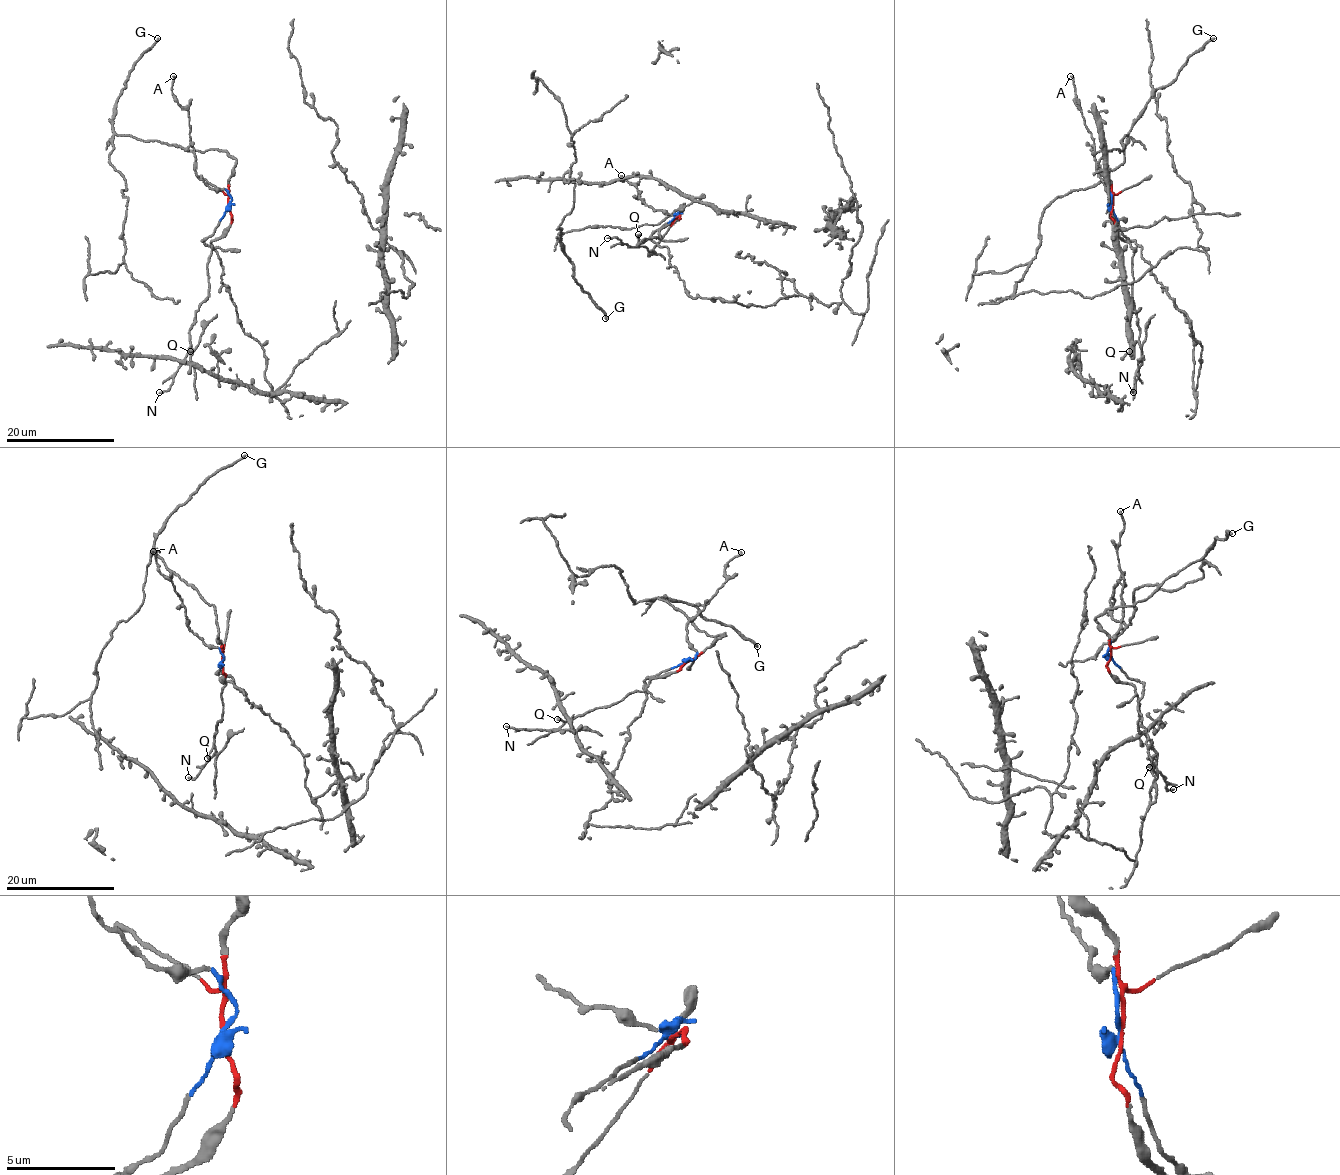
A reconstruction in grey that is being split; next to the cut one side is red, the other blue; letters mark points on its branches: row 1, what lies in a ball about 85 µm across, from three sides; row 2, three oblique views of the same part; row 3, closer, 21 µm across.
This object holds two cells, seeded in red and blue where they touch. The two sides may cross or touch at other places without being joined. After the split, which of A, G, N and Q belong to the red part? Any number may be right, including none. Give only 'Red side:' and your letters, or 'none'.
Red side: G, N, Q

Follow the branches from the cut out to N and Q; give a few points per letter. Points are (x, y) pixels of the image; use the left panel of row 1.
N: (228, 205), (231, 224), (211, 242), (208, 297), (196, 312), (189, 331), (189, 352), (171, 386), (159, 392)
Q: (228, 205), (231, 224), (211, 242), (207, 265), (208, 297), (196, 312), (196, 322), (189, 331), (190, 352)

